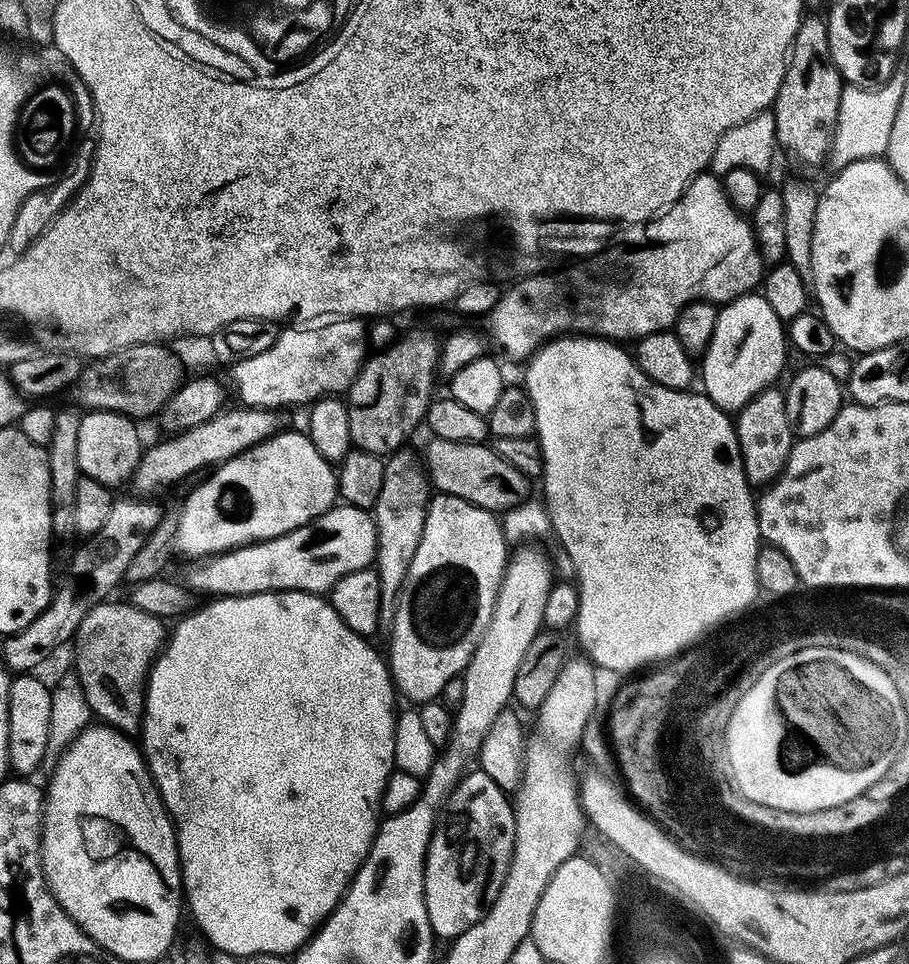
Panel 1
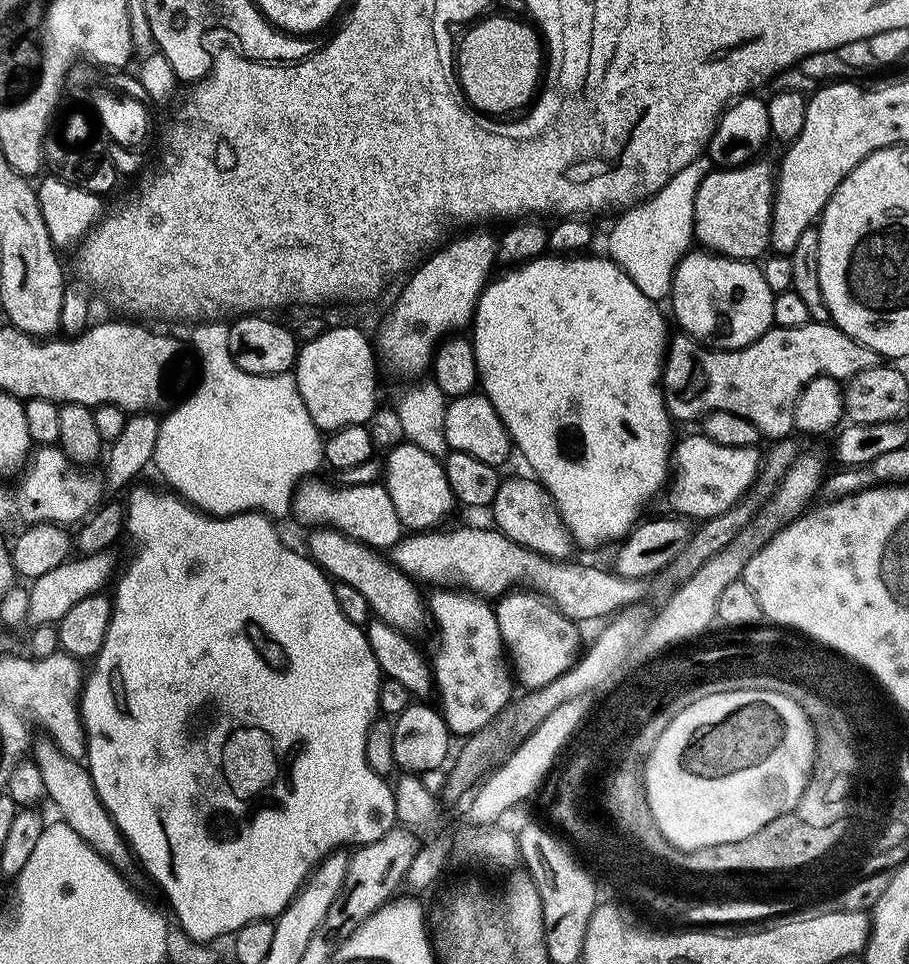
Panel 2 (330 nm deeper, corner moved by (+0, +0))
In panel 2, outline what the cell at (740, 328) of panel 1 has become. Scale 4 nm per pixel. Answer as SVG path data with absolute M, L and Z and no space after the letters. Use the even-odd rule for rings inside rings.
M689 250L673 274L670 303L683 335L705 346L731 350L750 346L773 327L773 295L763 271L755 263L731 260L707 250Z

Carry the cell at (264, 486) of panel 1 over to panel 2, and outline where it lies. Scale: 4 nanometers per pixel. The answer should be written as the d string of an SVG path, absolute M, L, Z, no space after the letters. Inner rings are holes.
M308 478L297 484L292 497L292 512L302 523L308 524L307 526L336 528L352 539L360 540L377 550L390 550L400 541L400 515L383 483L331 488L316 479L320 478Z

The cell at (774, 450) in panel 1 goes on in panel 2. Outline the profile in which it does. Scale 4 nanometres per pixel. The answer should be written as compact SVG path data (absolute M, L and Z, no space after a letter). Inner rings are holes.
M809 322L793 328L771 327L750 346L721 350L705 346L690 336L676 334L671 337L666 349L662 387L664 404L673 421L696 420L710 412L729 412L738 414L743 420L749 420L761 437L769 436L769 441L780 441L791 437L794 432L794 410L800 392L814 378L829 376L841 382L853 380L871 368L879 368L882 358L870 346L850 338L842 329L831 322Z

